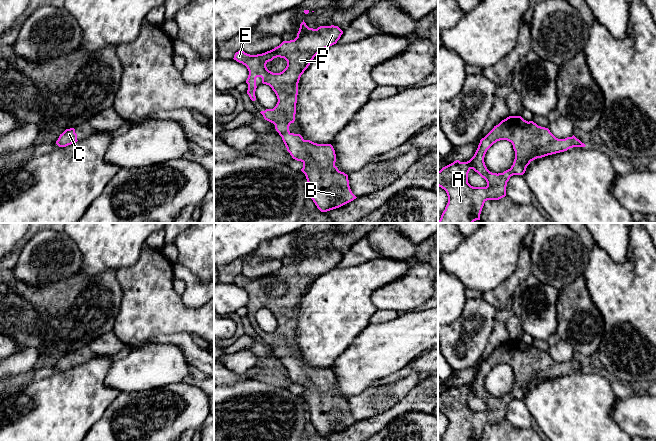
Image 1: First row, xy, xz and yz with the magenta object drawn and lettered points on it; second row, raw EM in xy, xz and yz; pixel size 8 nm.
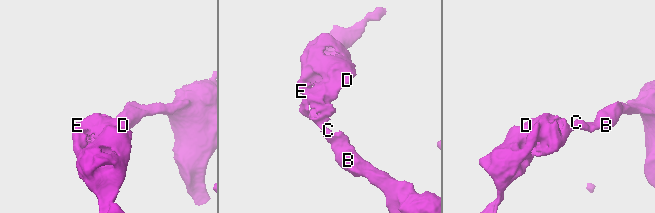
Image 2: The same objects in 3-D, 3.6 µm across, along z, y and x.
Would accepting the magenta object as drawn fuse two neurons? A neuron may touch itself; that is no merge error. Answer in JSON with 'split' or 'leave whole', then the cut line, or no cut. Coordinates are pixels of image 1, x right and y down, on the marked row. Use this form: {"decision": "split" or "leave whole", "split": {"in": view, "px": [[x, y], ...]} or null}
{"decision": "leave whole", "split": null}

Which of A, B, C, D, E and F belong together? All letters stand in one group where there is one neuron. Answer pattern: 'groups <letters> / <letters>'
groups A B C D E F

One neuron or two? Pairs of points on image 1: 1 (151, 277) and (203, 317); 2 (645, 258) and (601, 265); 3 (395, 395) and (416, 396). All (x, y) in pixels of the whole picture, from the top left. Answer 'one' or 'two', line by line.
1: one
2: one
3: two

